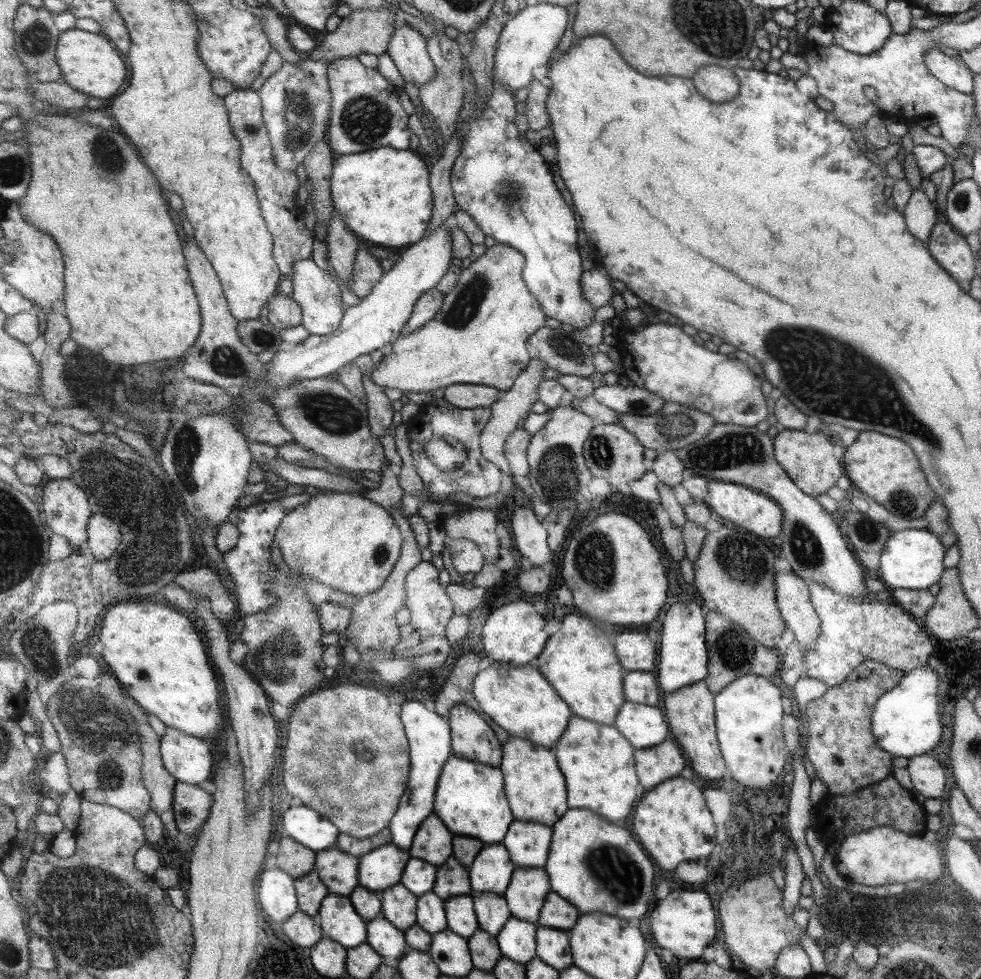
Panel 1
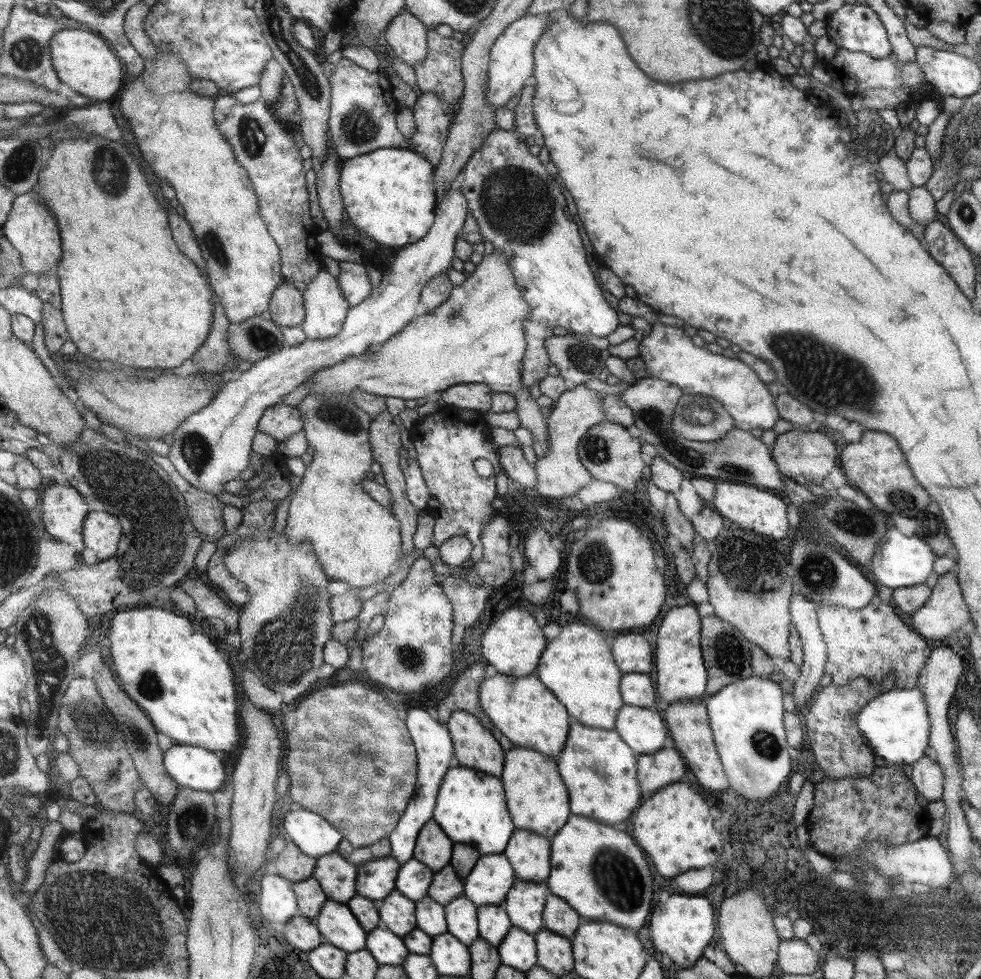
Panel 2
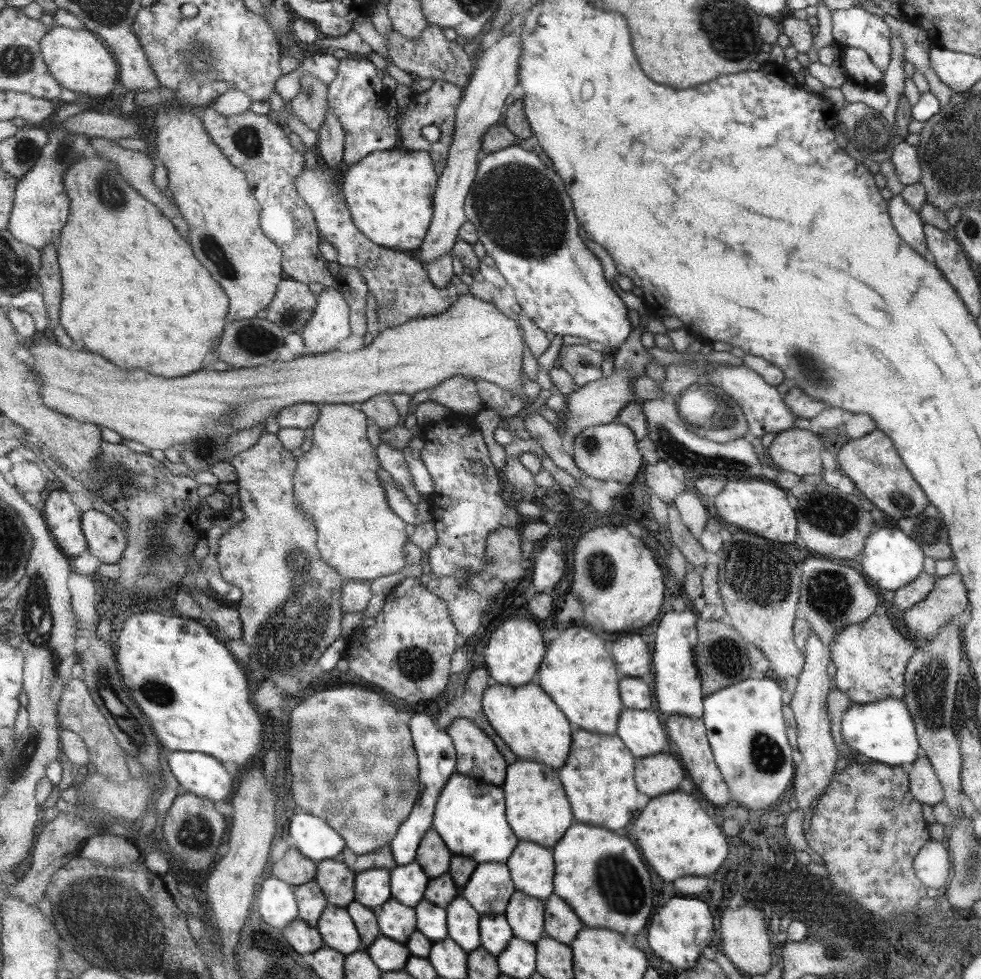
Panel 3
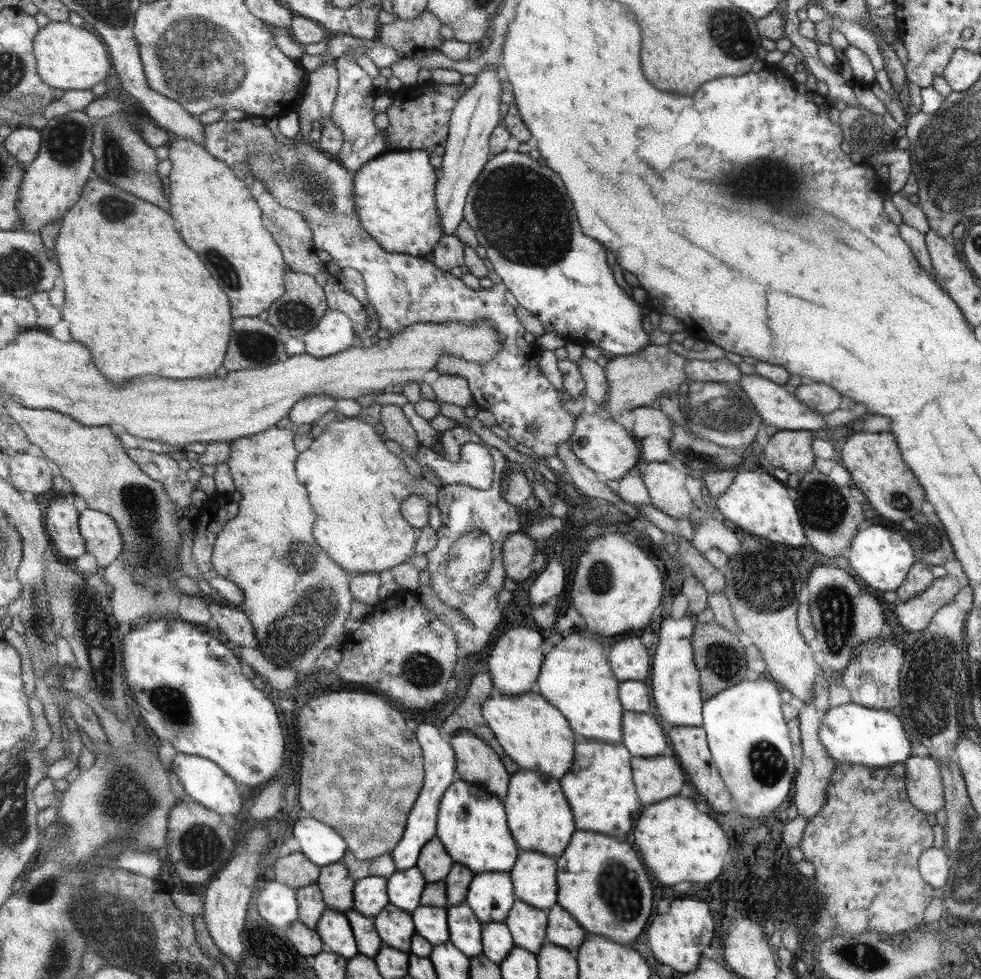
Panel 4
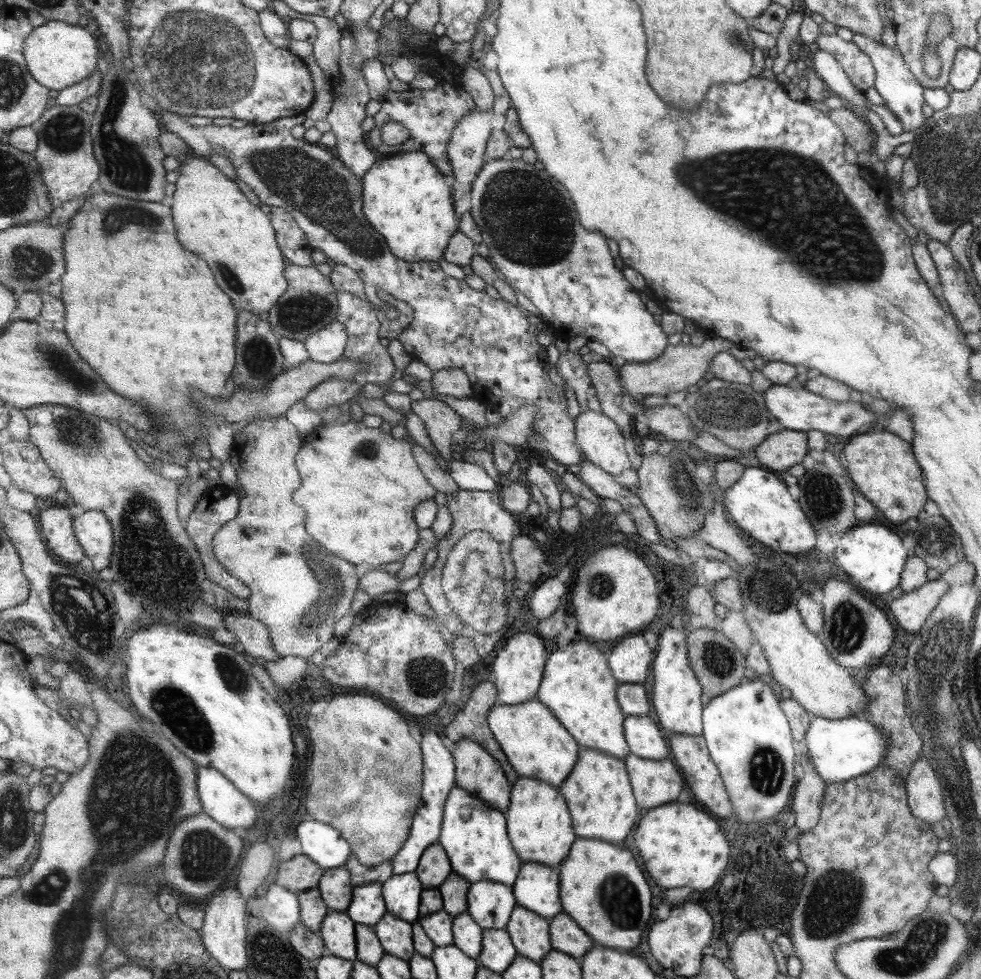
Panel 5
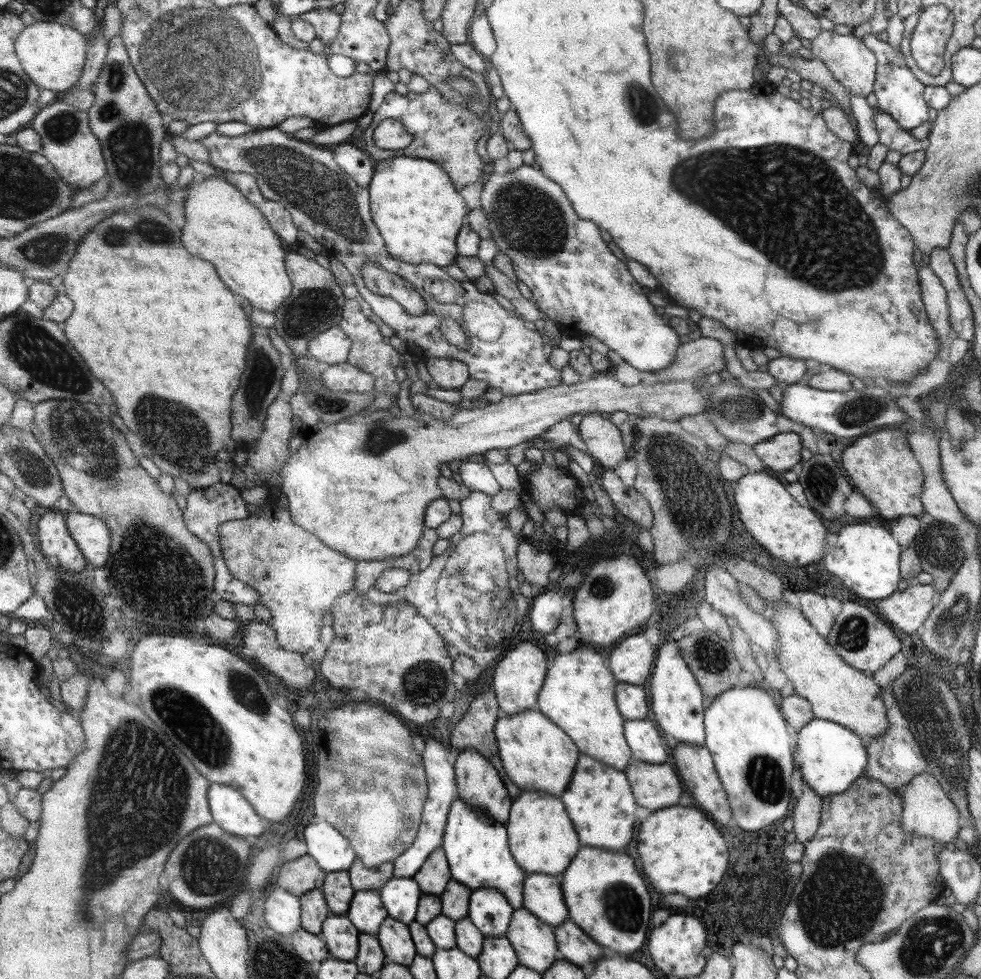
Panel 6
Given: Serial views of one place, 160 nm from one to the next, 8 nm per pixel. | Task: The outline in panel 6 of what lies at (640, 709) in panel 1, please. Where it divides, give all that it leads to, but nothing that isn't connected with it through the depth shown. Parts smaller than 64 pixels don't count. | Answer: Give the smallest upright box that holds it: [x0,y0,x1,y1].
[623,720,669,764]

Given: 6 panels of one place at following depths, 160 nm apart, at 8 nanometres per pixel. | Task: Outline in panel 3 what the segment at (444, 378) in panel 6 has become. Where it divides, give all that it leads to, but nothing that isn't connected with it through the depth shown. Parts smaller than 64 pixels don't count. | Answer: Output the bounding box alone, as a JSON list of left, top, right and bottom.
[427,376,486,416]

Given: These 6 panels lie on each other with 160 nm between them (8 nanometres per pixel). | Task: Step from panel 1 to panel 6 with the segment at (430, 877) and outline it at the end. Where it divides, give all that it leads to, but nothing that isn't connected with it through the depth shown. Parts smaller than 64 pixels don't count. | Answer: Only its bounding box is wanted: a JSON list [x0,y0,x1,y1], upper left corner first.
[380,876,424,925]

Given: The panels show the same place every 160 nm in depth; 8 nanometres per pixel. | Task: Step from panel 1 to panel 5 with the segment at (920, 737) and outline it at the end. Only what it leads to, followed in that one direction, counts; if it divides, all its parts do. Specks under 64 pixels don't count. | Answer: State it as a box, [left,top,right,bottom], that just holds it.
[804,714,886,784]

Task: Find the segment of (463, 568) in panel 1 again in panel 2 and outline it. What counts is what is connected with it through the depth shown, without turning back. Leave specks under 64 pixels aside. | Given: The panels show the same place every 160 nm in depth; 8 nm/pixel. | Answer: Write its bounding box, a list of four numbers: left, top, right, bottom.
[413,405,502,564]

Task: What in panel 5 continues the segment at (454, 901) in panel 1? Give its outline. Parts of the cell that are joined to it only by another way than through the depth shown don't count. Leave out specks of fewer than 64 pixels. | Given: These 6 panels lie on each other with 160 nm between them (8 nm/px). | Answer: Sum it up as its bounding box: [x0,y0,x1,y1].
[454,910,484,961]

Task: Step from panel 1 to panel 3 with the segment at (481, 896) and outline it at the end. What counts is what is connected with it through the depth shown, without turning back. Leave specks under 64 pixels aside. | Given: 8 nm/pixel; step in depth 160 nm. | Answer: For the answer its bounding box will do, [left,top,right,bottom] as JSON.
[480,914,514,958]

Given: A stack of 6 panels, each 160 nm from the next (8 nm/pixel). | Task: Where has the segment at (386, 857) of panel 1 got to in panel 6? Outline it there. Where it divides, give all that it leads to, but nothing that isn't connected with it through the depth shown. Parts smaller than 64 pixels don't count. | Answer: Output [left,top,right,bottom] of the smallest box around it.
[347,890,390,935]

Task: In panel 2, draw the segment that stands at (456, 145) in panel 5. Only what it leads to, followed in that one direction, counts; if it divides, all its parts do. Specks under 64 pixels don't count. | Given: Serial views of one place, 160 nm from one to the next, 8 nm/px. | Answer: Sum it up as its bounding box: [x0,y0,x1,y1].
[168,15,550,497]

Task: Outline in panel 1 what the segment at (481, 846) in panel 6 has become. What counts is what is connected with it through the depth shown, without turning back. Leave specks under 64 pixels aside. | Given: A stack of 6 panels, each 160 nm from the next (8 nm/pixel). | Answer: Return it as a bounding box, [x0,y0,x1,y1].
[435,754,511,845]

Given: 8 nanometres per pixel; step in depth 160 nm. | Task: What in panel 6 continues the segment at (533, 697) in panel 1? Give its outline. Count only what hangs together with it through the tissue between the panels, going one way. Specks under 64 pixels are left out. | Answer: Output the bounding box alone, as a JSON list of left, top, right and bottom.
[494,709,577,797]

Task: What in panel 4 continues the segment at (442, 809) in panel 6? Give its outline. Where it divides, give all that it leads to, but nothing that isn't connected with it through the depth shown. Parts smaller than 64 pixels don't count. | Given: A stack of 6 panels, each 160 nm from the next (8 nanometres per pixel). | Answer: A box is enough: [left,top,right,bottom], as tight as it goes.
[391,724,458,871]

